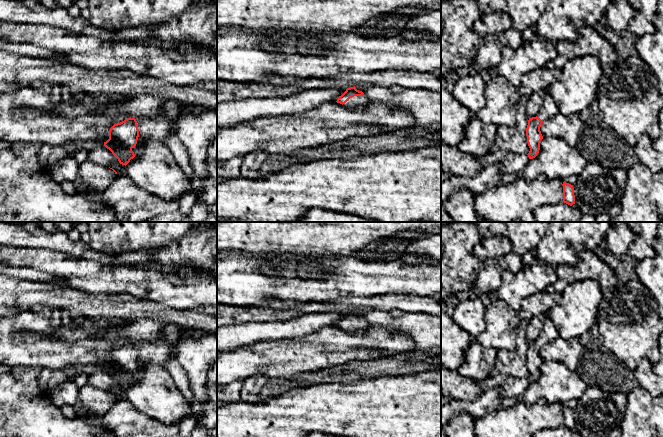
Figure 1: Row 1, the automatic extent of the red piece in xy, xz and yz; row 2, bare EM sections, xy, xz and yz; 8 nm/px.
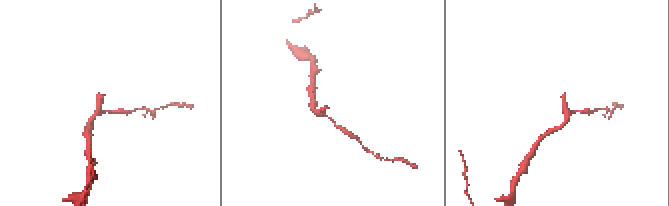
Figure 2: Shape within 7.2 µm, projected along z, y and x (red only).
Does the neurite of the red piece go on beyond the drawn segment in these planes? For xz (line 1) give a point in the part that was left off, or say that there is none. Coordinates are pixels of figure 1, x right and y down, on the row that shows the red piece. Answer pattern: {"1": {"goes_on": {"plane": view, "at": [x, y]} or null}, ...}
{"1": {"goes_on": {"plane": "xz", "at": [354, 102]}}}

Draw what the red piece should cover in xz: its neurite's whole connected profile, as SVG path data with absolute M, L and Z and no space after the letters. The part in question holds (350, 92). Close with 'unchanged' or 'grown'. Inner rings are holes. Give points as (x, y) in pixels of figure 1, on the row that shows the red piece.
M354 86L347 88L346 91L339 96L336 102L342 104L349 110L353 110L358 107L366 106L369 102L369 99L362 91L357 90Z; grown

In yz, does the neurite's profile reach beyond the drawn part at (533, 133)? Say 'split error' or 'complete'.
split error

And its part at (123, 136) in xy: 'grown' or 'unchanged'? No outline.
unchanged

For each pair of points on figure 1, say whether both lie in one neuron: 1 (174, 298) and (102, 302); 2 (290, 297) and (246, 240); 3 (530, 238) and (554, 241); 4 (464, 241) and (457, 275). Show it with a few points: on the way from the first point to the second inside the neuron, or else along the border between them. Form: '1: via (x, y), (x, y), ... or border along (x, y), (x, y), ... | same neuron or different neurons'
1: border along (124, 294), (170, 306) | different neurons
2: border along (235, 252), (242, 254), (278, 253), (281, 256) | different neurons
3: border along (545, 232), (535, 249) | different neurons
4: via (457, 249), (457, 267) | same neuron

